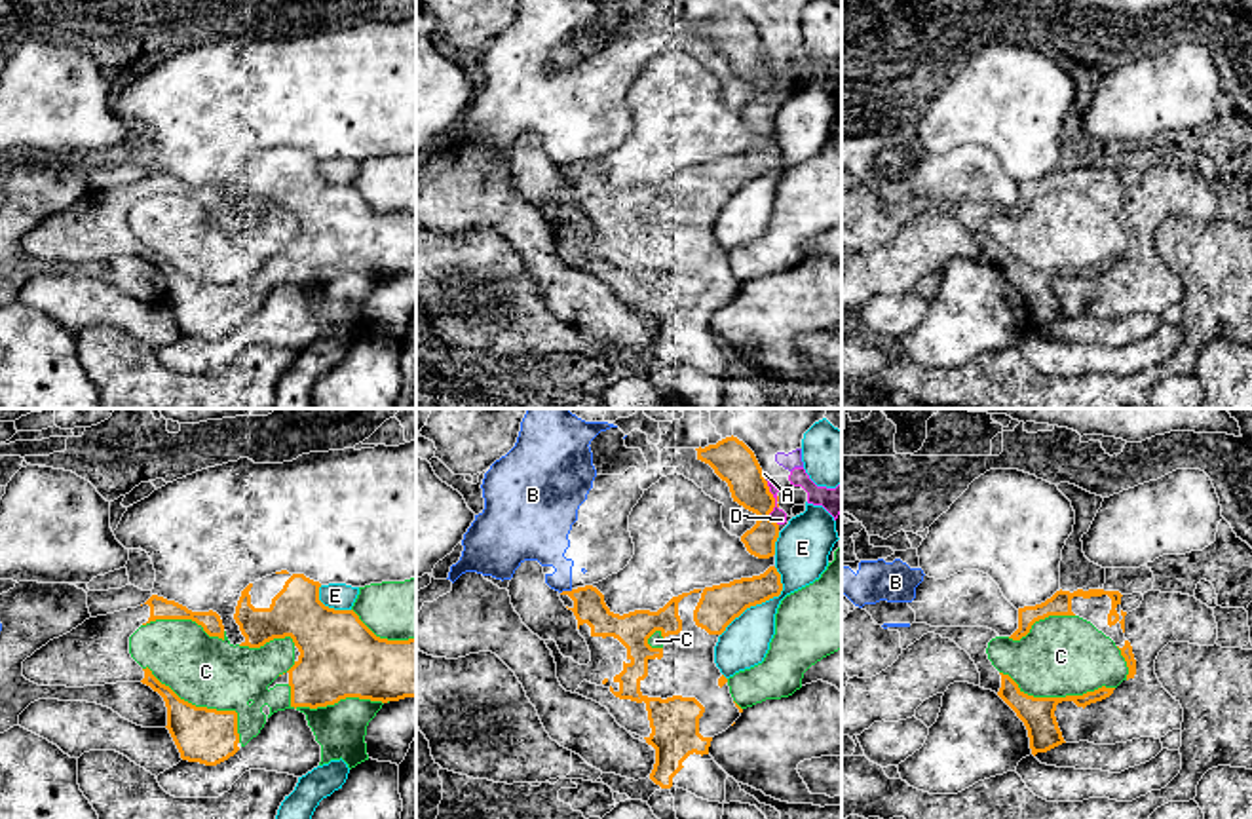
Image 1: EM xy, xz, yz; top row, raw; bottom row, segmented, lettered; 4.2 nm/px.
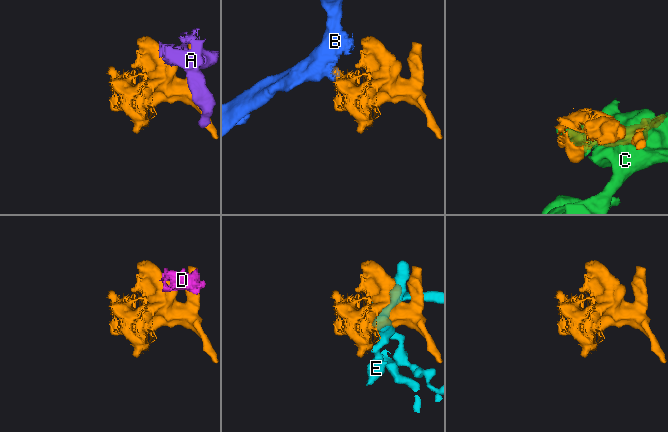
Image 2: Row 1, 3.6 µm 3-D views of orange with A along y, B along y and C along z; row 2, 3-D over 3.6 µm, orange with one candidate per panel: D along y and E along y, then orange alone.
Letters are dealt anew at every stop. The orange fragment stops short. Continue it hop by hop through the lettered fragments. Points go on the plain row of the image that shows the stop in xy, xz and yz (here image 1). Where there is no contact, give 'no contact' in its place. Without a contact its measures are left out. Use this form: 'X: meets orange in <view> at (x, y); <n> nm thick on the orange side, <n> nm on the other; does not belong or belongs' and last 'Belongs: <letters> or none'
A: meets orange in xz at (764, 52); 180 nm thick on the orange side, 20 nm on the other; does not belong
B: meets orange in xz at (567, 166); 140 nm thick on the orange side, 200 nm on the other; does not belong
C: meets orange in xy at (204, 282); 240 nm thick on the orange side, 300 nm on the other; does not belong
D: meets orange in xz at (774, 78); 180 nm thick on the orange side, 60 nm on the other; does not belong
E: meets orange in xz at (762, 175); 170 nm thick on the orange side, 220 nm on the other; does not belong
Belongs: none

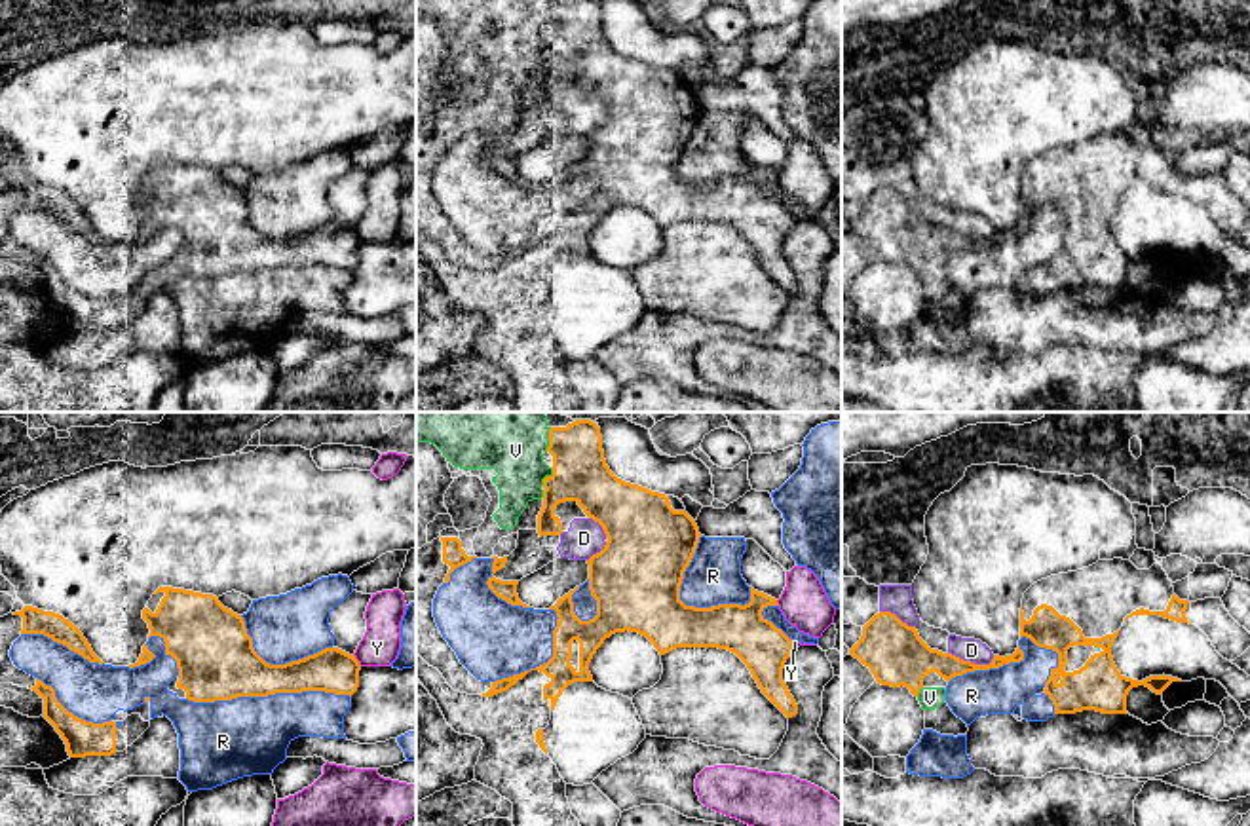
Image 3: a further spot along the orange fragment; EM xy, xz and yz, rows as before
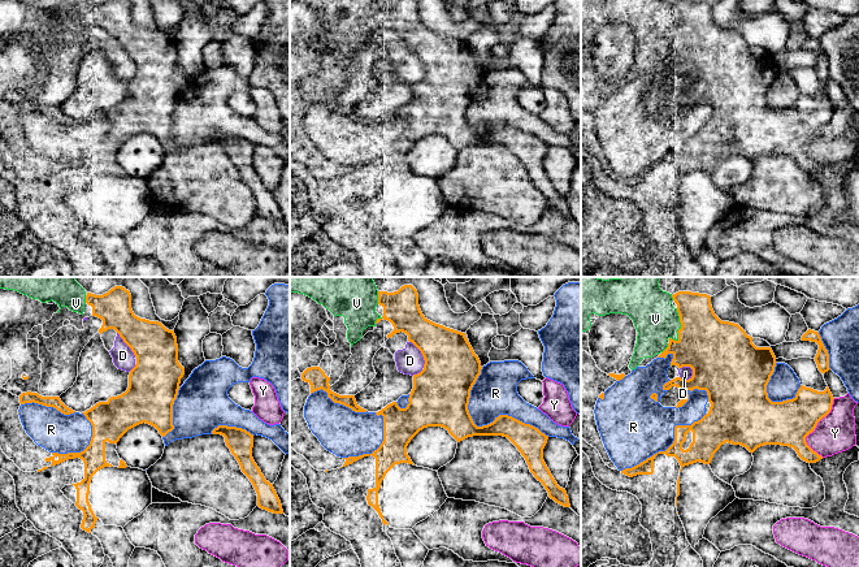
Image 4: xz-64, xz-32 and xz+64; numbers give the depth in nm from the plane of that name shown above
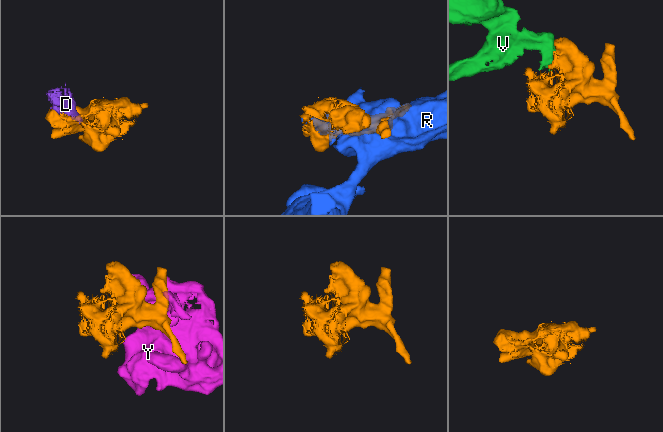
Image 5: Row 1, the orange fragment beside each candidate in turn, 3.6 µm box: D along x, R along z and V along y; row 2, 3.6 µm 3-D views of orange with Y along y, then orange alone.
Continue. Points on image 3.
D: meets orange in yz at (969, 236); 190 nm thick on the orange side, 100 nm on the other; does not belong
R: meets orange in xy at (268, 268); 320 nm thick on the orange side, 340 nm on the other; does not belong
V: meets orange in xz at (548, 52); 240 nm thick on the orange side, 240 nm on the other; belongs
Y: meets orange in xy at (356, 234); 190 nm thick on the orange side, 160 nm on the other; does not belong
Belongs: V

